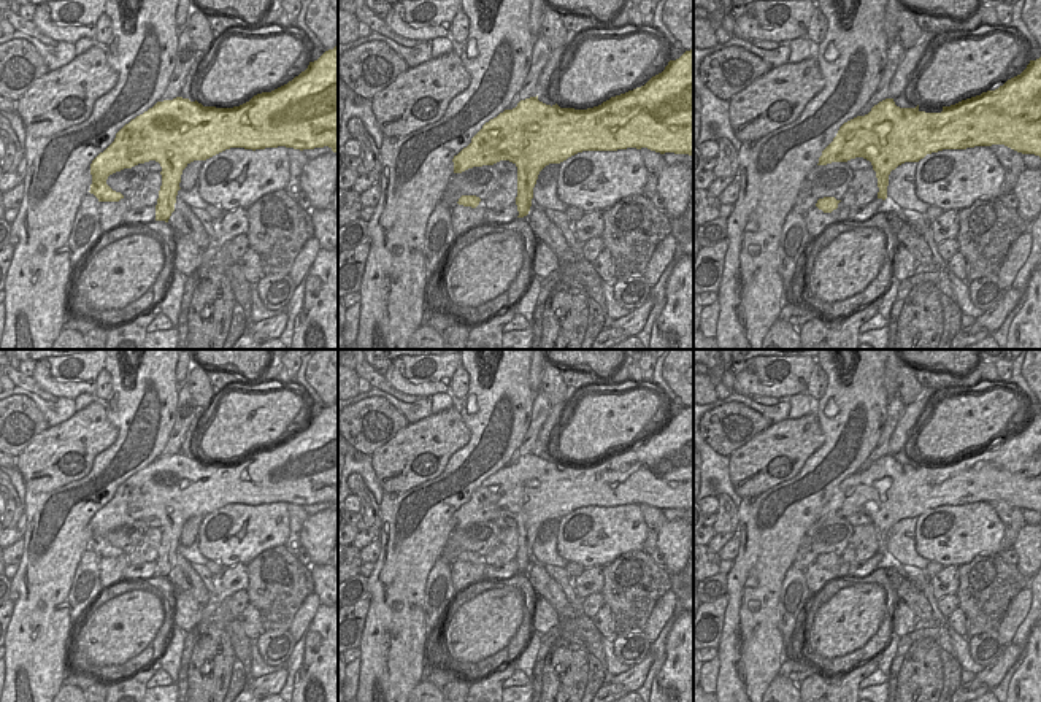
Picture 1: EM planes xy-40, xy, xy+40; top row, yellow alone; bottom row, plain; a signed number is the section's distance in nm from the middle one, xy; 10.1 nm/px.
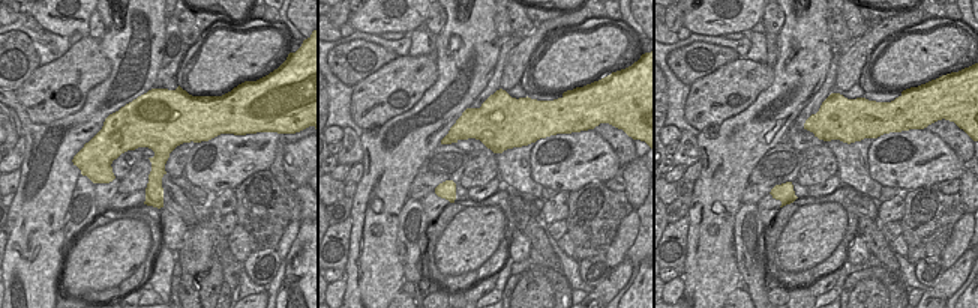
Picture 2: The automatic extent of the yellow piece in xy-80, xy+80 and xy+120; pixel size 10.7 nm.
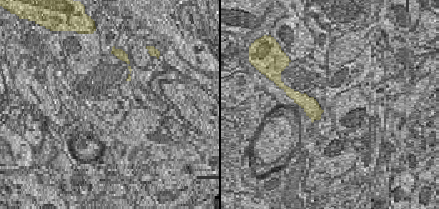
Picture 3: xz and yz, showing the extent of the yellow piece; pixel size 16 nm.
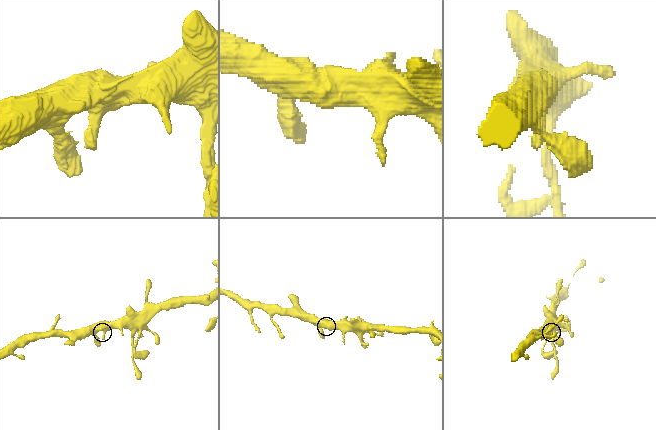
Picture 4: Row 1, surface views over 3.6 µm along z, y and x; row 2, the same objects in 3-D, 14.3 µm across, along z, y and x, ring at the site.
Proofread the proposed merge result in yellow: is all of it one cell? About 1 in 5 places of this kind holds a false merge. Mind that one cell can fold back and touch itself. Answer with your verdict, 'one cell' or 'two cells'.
one cell

